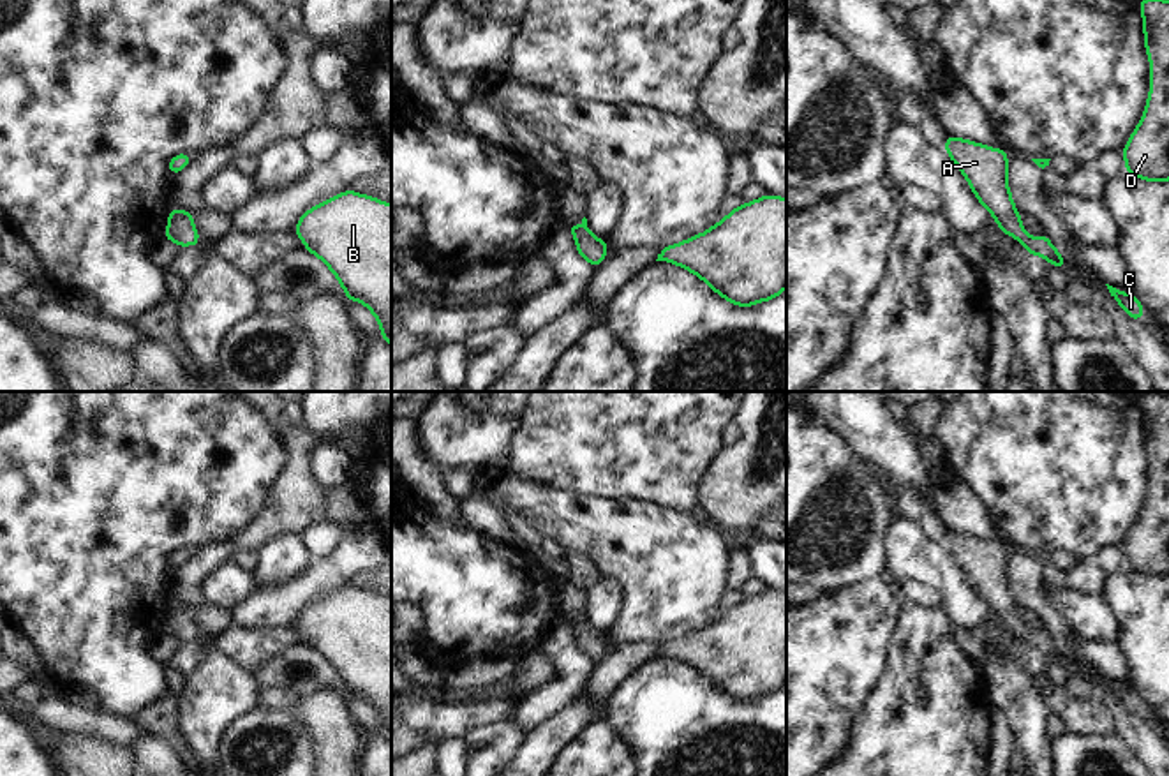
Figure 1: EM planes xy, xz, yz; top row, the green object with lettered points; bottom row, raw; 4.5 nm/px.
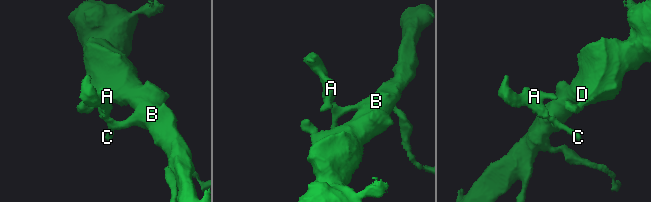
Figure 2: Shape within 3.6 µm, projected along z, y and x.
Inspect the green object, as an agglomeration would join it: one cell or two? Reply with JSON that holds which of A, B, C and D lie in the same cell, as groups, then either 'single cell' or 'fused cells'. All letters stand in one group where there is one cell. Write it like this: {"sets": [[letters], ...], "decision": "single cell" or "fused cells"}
{"sets": [["A", "B", "C", "D"]], "decision": "single cell"}

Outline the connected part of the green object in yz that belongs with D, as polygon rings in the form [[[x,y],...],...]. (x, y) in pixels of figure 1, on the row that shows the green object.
[[[1141,0],[1139,9],[1150,58],[1150,95],[1121,153],[1134,178],[1169,182],[1169,0]]]

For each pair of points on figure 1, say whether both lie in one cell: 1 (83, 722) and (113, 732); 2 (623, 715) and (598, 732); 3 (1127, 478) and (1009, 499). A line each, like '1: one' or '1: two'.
1: one
2: two
3: one

